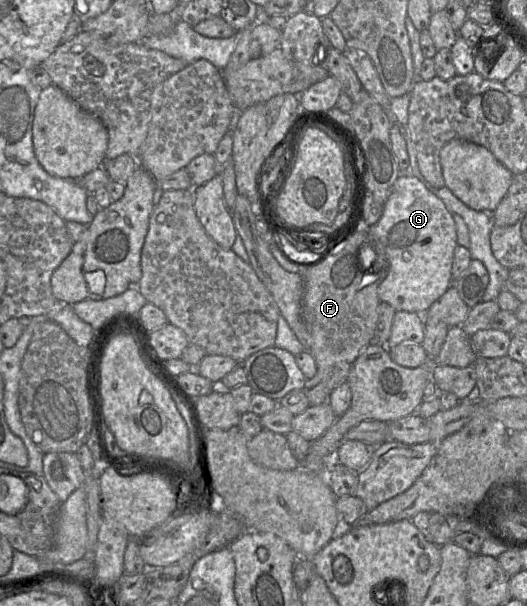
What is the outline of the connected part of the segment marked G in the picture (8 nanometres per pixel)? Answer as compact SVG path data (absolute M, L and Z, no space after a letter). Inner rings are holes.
M399 176L394 183L392 192L388 197L387 201L383 205L383 214L381 218L371 227L366 227L367 229L367 244L371 250L371 260L373 261L374 267L378 270L382 265L385 264L385 261L388 262L388 274L385 279L380 283L378 287L378 297L381 302L386 302L390 304L396 311L407 311L414 312L417 314L425 314L429 307L438 300L447 289L453 284L451 269L453 264L454 250L457 243L457 233L456 226L453 219L453 214L450 213L445 207L443 201L438 198L434 193L432 193L425 184L420 181L415 176Z

